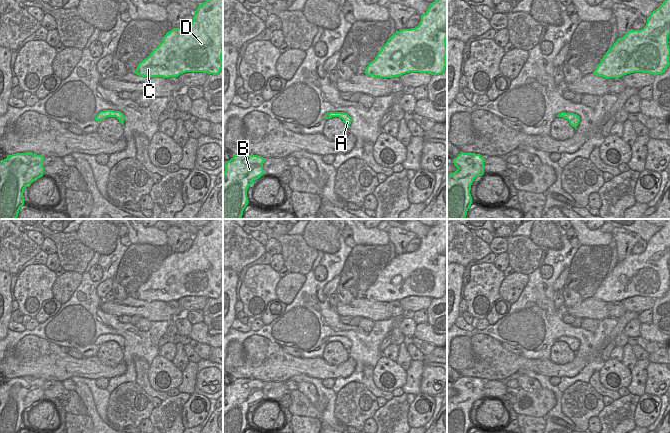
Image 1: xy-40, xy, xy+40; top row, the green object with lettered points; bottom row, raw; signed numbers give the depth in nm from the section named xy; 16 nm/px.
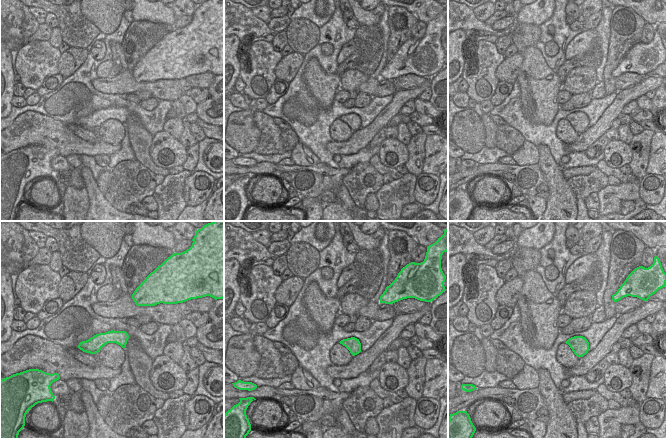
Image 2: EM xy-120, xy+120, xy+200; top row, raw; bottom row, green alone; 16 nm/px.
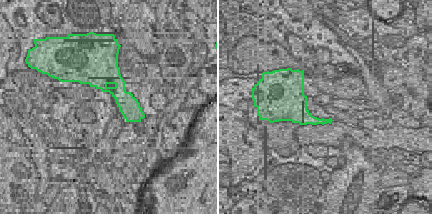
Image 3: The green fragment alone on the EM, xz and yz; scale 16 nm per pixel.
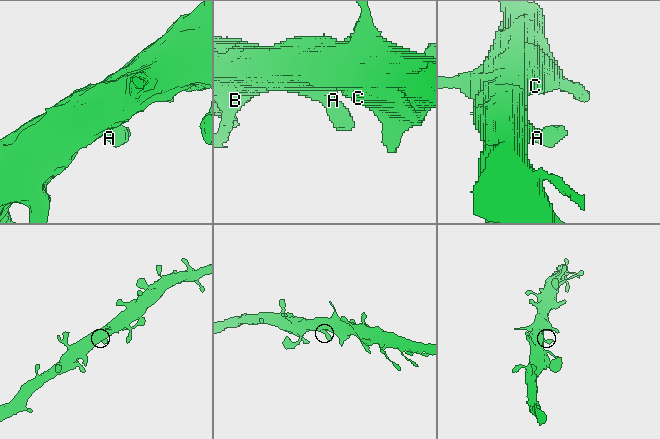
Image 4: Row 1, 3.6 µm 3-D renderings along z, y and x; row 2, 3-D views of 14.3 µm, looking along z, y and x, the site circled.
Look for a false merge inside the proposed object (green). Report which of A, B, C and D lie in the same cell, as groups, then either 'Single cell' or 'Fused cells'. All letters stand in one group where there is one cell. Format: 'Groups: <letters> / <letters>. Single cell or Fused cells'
Groups: A B C D. Single cell

